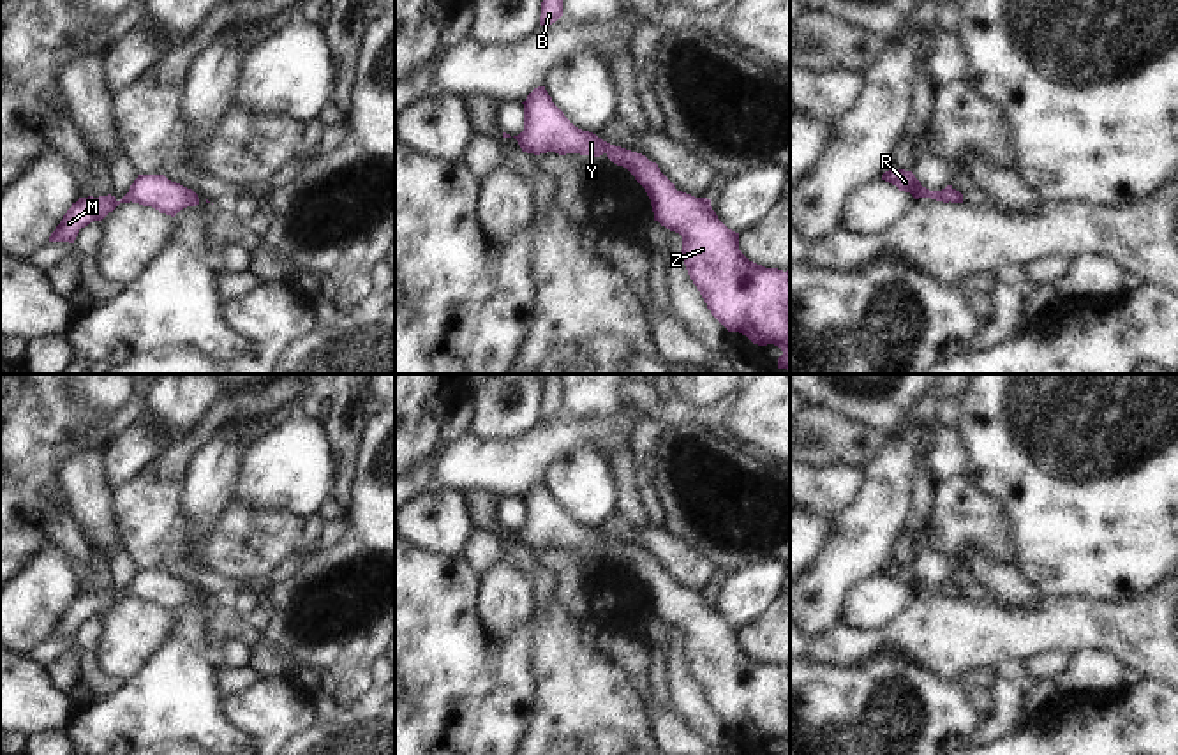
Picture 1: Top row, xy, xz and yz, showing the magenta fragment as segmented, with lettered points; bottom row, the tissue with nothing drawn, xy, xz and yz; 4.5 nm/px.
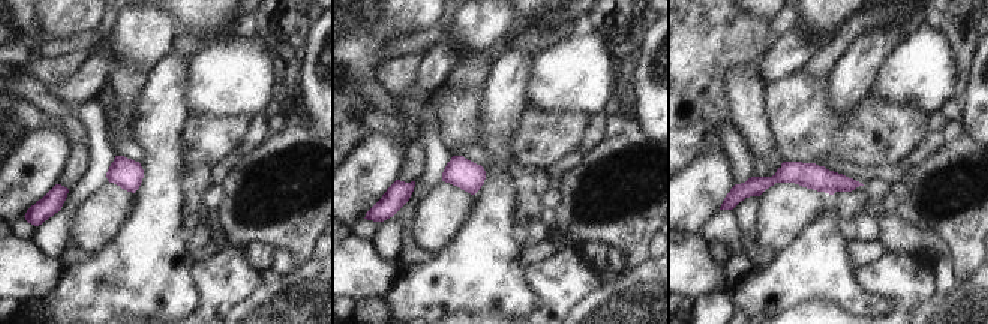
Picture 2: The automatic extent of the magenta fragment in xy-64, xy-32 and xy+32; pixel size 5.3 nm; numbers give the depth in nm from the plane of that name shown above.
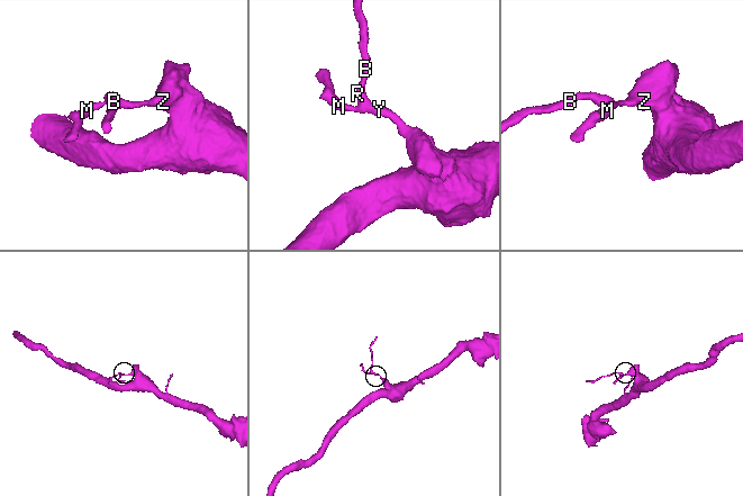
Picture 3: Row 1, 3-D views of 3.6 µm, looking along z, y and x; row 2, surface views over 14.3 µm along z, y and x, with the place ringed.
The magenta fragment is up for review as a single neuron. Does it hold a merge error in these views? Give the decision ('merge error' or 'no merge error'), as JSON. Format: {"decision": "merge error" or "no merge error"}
{"decision": "no merge error"}

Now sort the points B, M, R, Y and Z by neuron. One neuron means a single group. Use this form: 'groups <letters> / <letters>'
groups B M R Y Z

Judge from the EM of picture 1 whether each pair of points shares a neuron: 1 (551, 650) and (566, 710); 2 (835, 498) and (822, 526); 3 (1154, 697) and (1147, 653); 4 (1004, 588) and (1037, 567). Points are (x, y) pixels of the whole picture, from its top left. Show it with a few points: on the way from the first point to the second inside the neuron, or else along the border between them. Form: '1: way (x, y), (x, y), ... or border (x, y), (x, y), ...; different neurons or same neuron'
1: way (561, 664), (566, 672), (566, 695); same neuron
2: border (808, 508), (835, 519); different neurons
3: border (1134, 678), (1152, 678), (1159, 683); different neurons
4: border (1016, 563), (1021, 575), (1041, 595); different neurons

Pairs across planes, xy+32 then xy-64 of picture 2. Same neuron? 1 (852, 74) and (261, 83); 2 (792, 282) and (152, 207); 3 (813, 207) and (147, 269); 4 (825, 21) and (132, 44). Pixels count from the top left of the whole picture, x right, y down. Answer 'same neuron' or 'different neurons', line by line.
1: different neurons
2: same neuron
3: different neurons
4: same neuron

